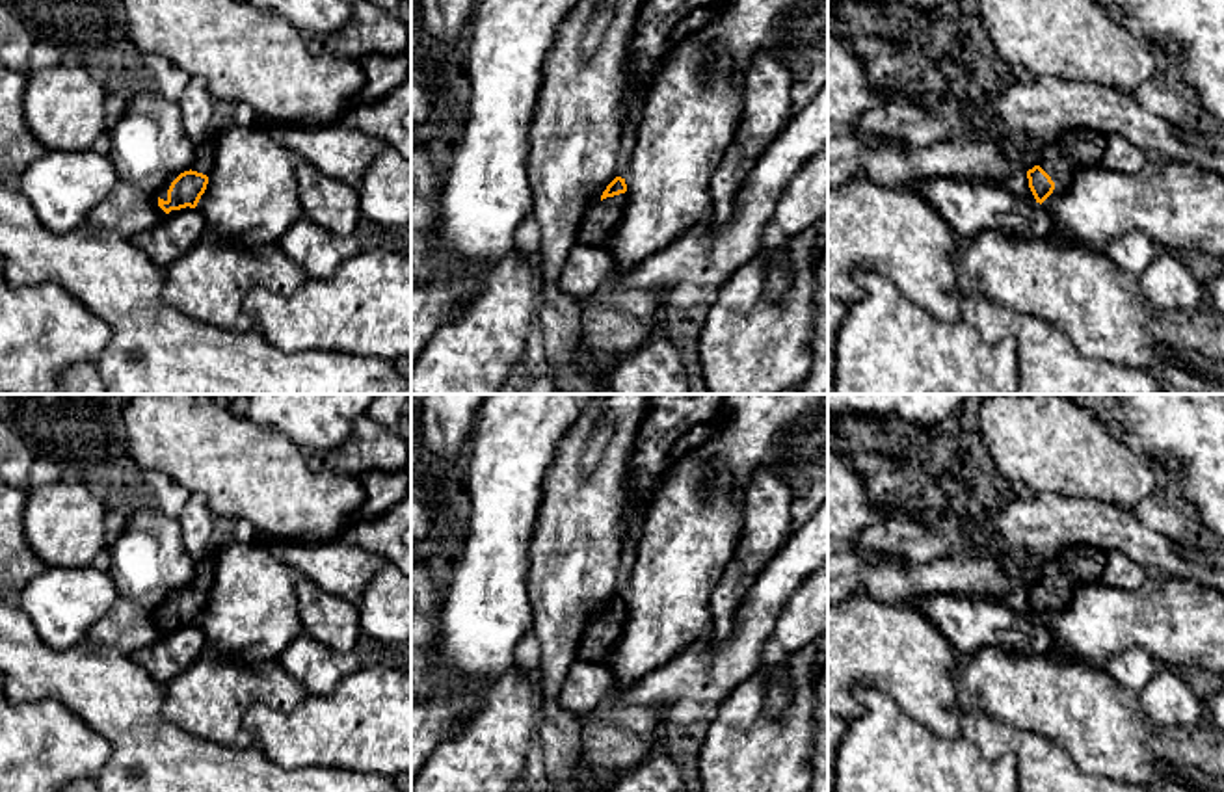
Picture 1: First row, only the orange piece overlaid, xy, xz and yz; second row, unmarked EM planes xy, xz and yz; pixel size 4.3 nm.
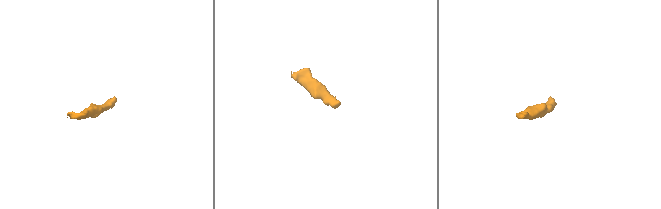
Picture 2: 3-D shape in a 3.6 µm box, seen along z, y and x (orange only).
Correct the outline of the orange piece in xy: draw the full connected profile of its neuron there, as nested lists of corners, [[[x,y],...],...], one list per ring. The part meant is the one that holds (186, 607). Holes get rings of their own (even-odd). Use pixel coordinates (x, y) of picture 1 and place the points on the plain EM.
[[[201,558],[195,561],[195,576],[190,587],[180,589],[167,606],[167,615],[158,614],[158,623],[171,627],[195,625],[206,606],[208,591],[214,584],[214,560]]]

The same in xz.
[[[616,593],[601,612],[595,625],[582,636],[579,643],[579,658],[605,664],[610,647],[619,640],[627,621],[625,595]]]

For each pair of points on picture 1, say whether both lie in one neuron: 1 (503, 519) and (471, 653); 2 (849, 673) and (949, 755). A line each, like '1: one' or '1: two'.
1: one
2: two

